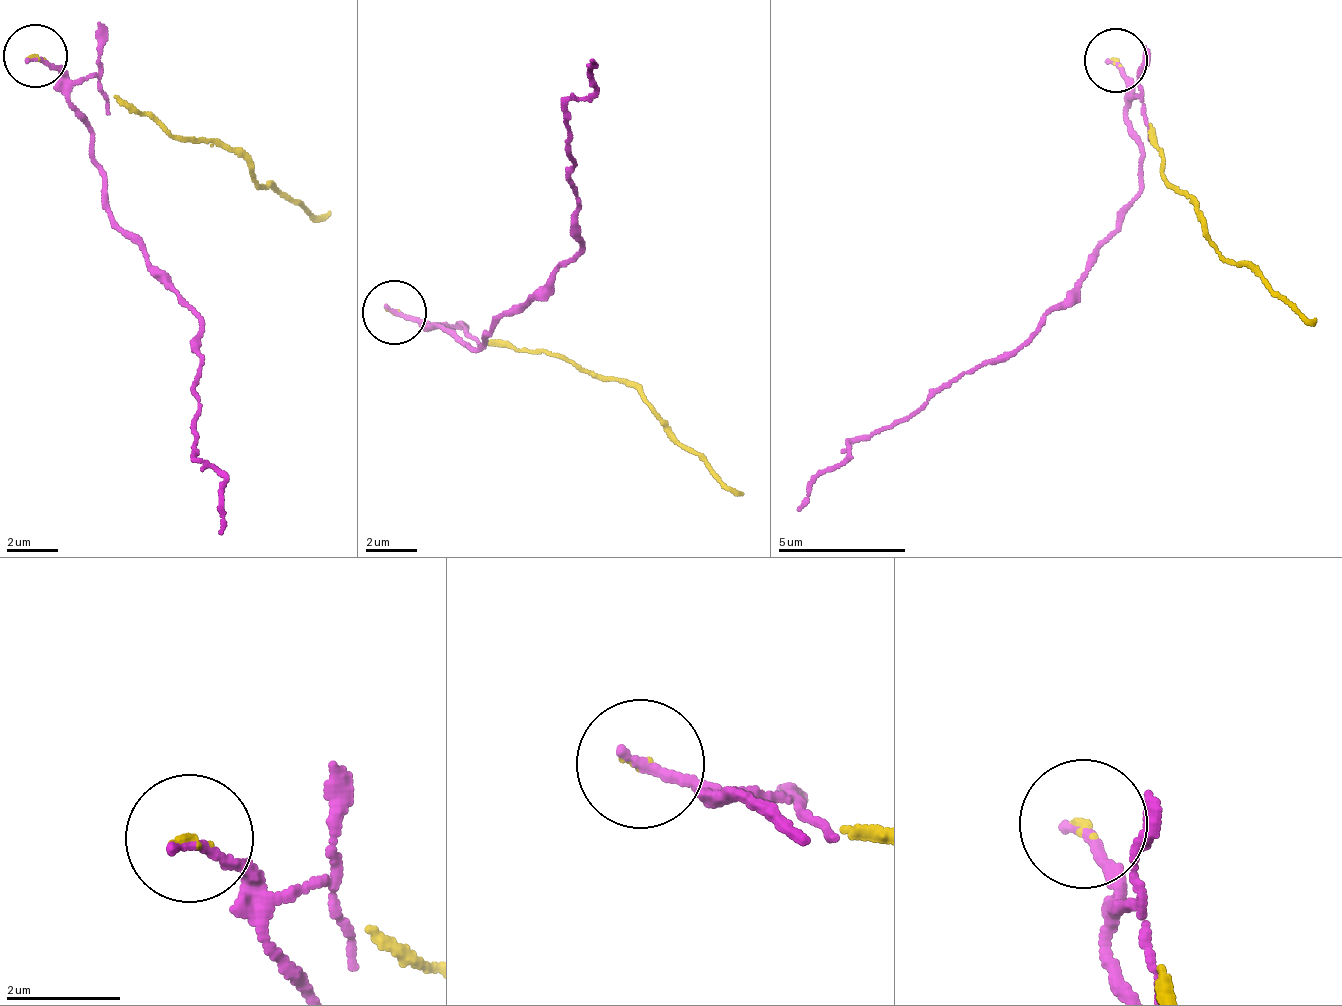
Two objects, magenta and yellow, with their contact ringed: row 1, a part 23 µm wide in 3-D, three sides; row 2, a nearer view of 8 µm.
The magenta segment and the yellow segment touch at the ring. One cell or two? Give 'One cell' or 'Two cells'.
Two cells

